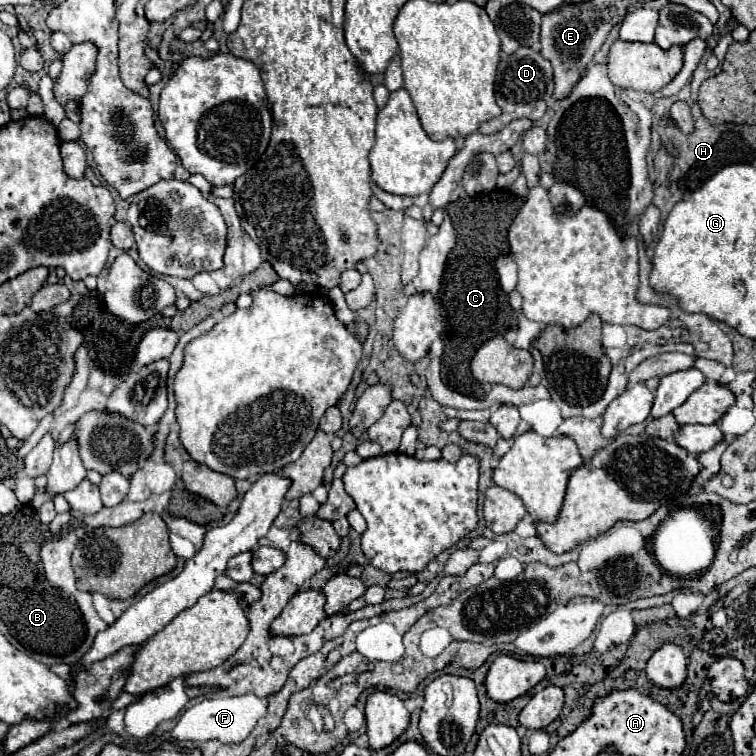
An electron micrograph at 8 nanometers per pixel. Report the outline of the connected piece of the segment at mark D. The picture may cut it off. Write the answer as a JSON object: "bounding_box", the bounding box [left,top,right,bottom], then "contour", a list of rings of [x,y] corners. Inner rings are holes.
{"bounding_box":[479,46,553,134],"contour":[[[527,46],[519,48],[515,54],[505,56],[499,62],[499,70],[497,70],[495,98],[497,98],[497,104],[501,106],[503,114],[499,118],[491,118],[491,120],[483,122],[479,132],[481,134],[495,134],[515,118],[529,118],[533,122],[539,120],[547,110],[547,102],[549,102],[551,94],[553,94],[553,68],[551,68],[551,62],[545,60],[539,52],[535,52]]]}

